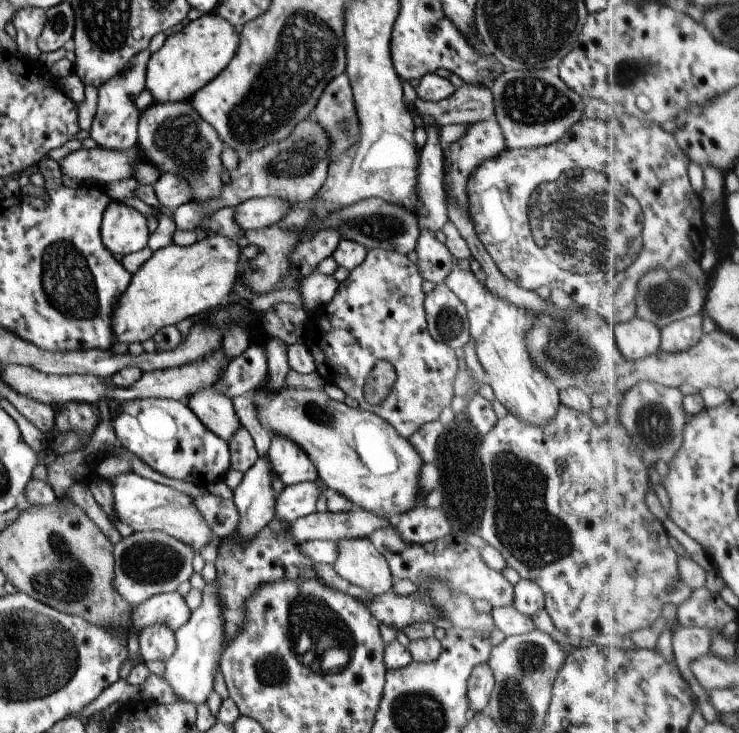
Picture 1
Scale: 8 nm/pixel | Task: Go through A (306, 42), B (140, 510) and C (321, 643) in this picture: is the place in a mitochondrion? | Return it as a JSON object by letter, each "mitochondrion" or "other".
{"A":"mitochondrion","B":"other","C":"mitochondrion"}

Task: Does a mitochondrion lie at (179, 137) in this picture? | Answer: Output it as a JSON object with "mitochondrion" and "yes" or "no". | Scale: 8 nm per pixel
{"mitochondrion":"yes"}

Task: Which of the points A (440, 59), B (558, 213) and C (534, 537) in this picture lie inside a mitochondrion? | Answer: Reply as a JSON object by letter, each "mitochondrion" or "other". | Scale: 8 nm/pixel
{"A":"other","B":"mitochondrion","C":"mitochondrion"}

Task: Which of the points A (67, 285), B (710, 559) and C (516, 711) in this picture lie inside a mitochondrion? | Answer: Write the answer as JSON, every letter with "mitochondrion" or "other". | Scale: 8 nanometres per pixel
{"A":"mitochondrion","B":"other","C":"mitochondrion"}

